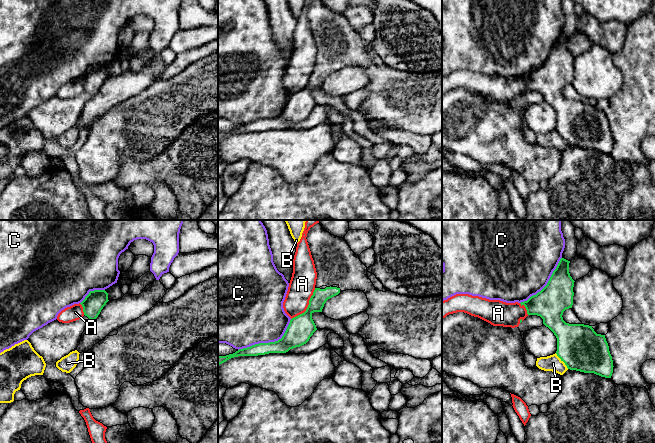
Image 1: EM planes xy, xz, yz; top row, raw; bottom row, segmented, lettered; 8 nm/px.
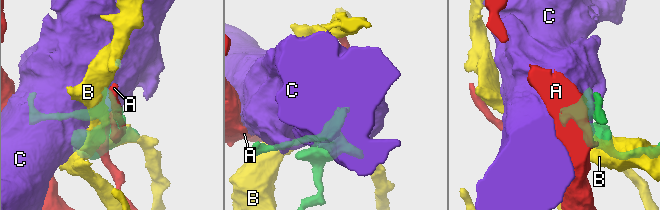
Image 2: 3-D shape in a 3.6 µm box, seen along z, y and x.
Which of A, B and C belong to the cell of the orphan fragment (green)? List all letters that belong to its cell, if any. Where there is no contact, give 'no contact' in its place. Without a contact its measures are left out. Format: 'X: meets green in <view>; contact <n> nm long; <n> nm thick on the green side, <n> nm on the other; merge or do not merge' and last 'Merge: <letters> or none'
A: meets green in xz; contact 320 nm long; 200 nm thick on the green side, 200 nm on the other; do not merge
B: meets green in yz; contact 170 nm long; 360 nm thick on the green side, 130 nm on the other; do not merge
C: meets green in xz; contact 500 nm long; 200 nm thick on the green side, 460 nm on the other; do not merge
Merge: none

